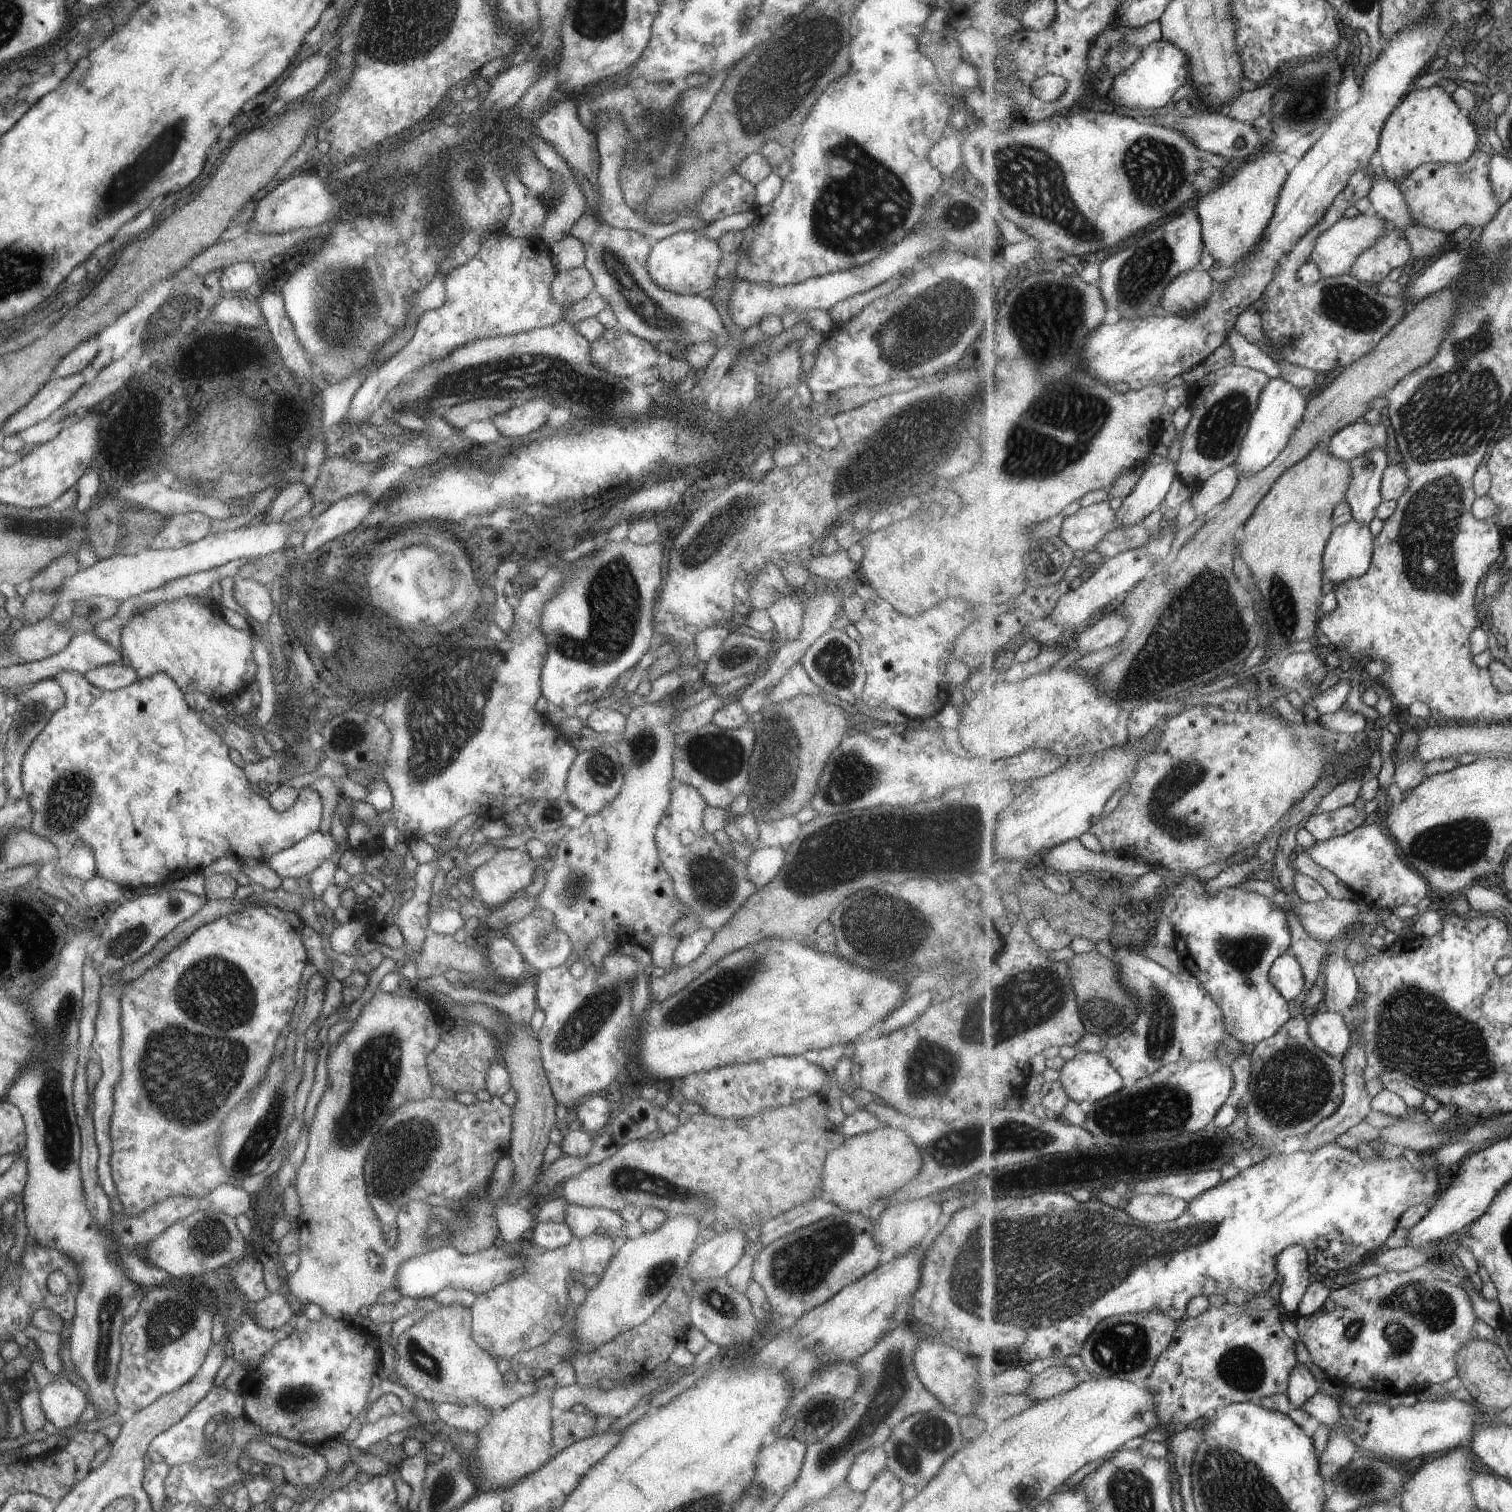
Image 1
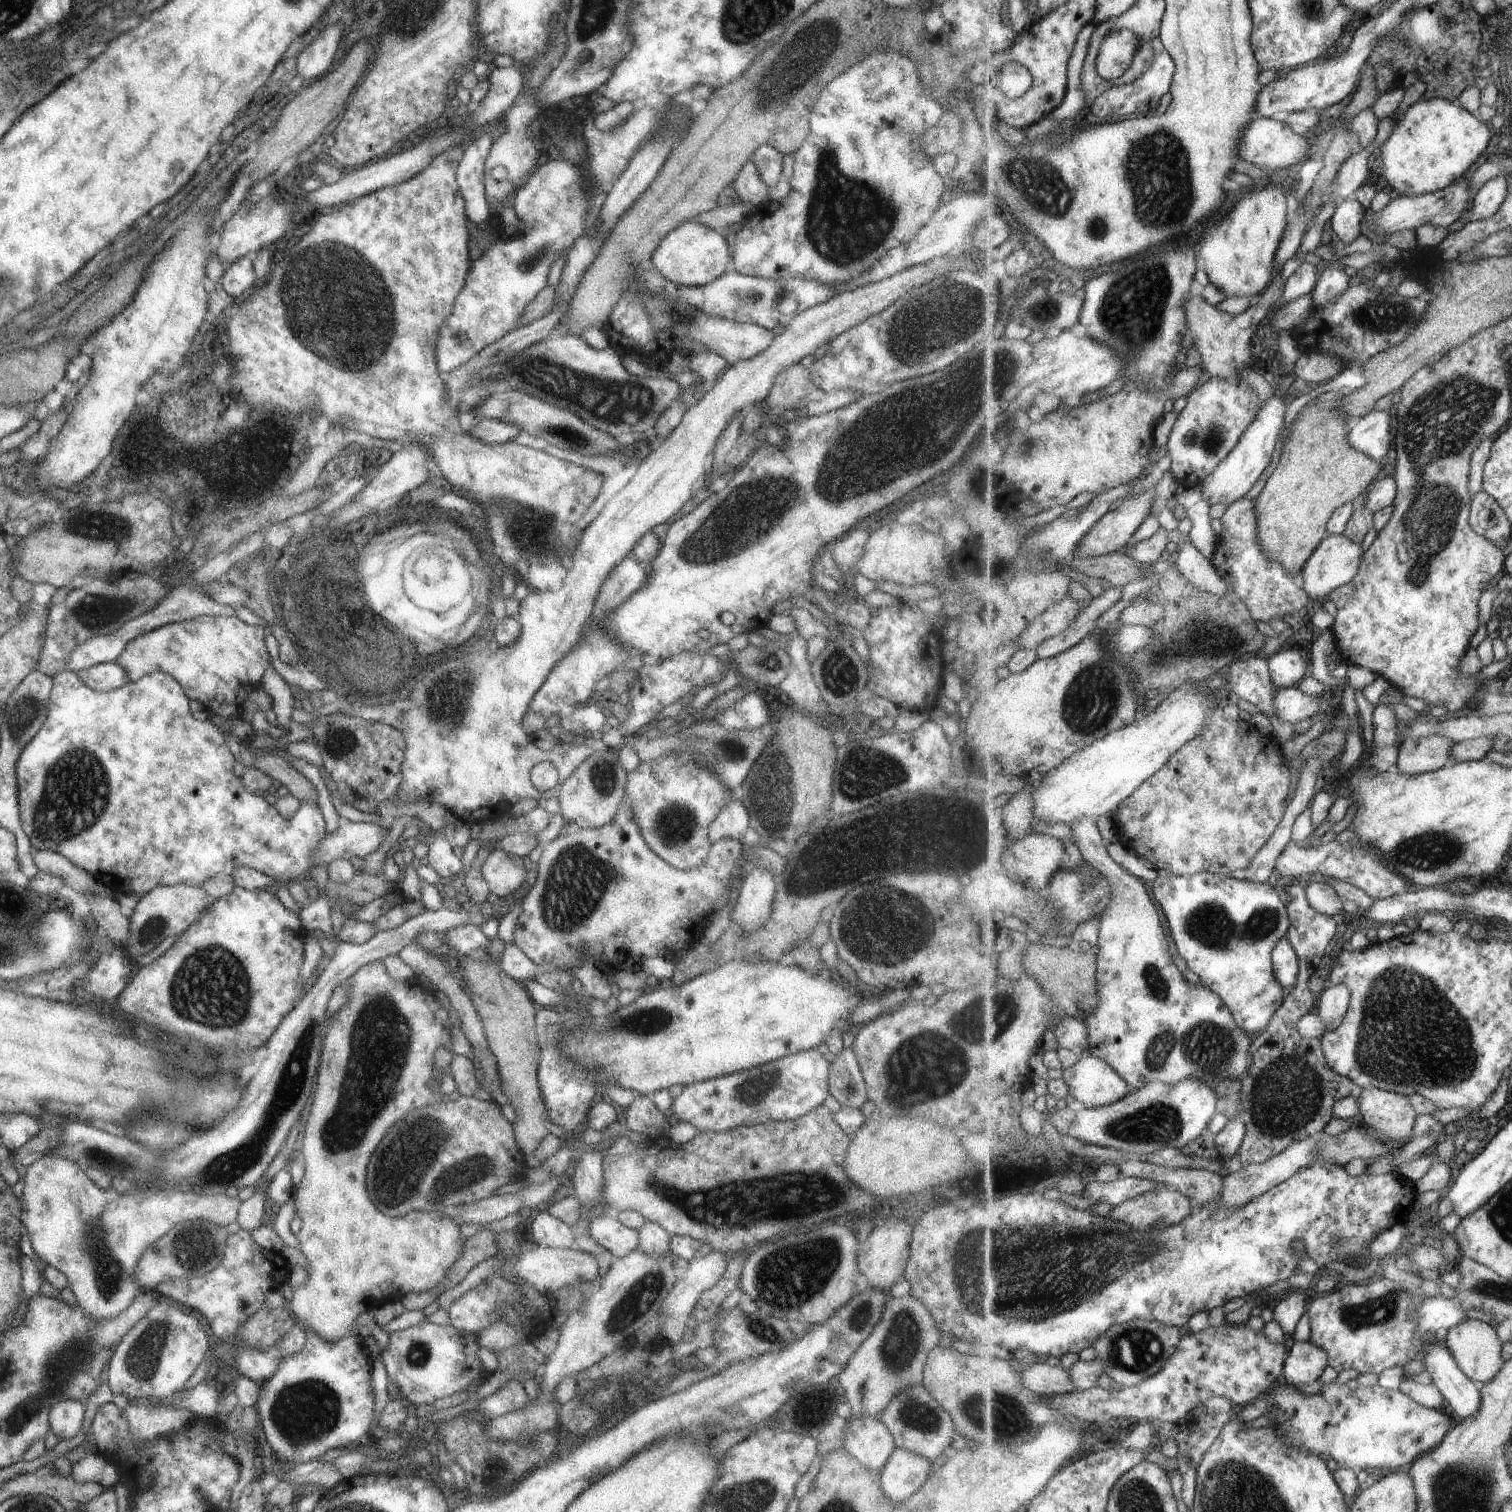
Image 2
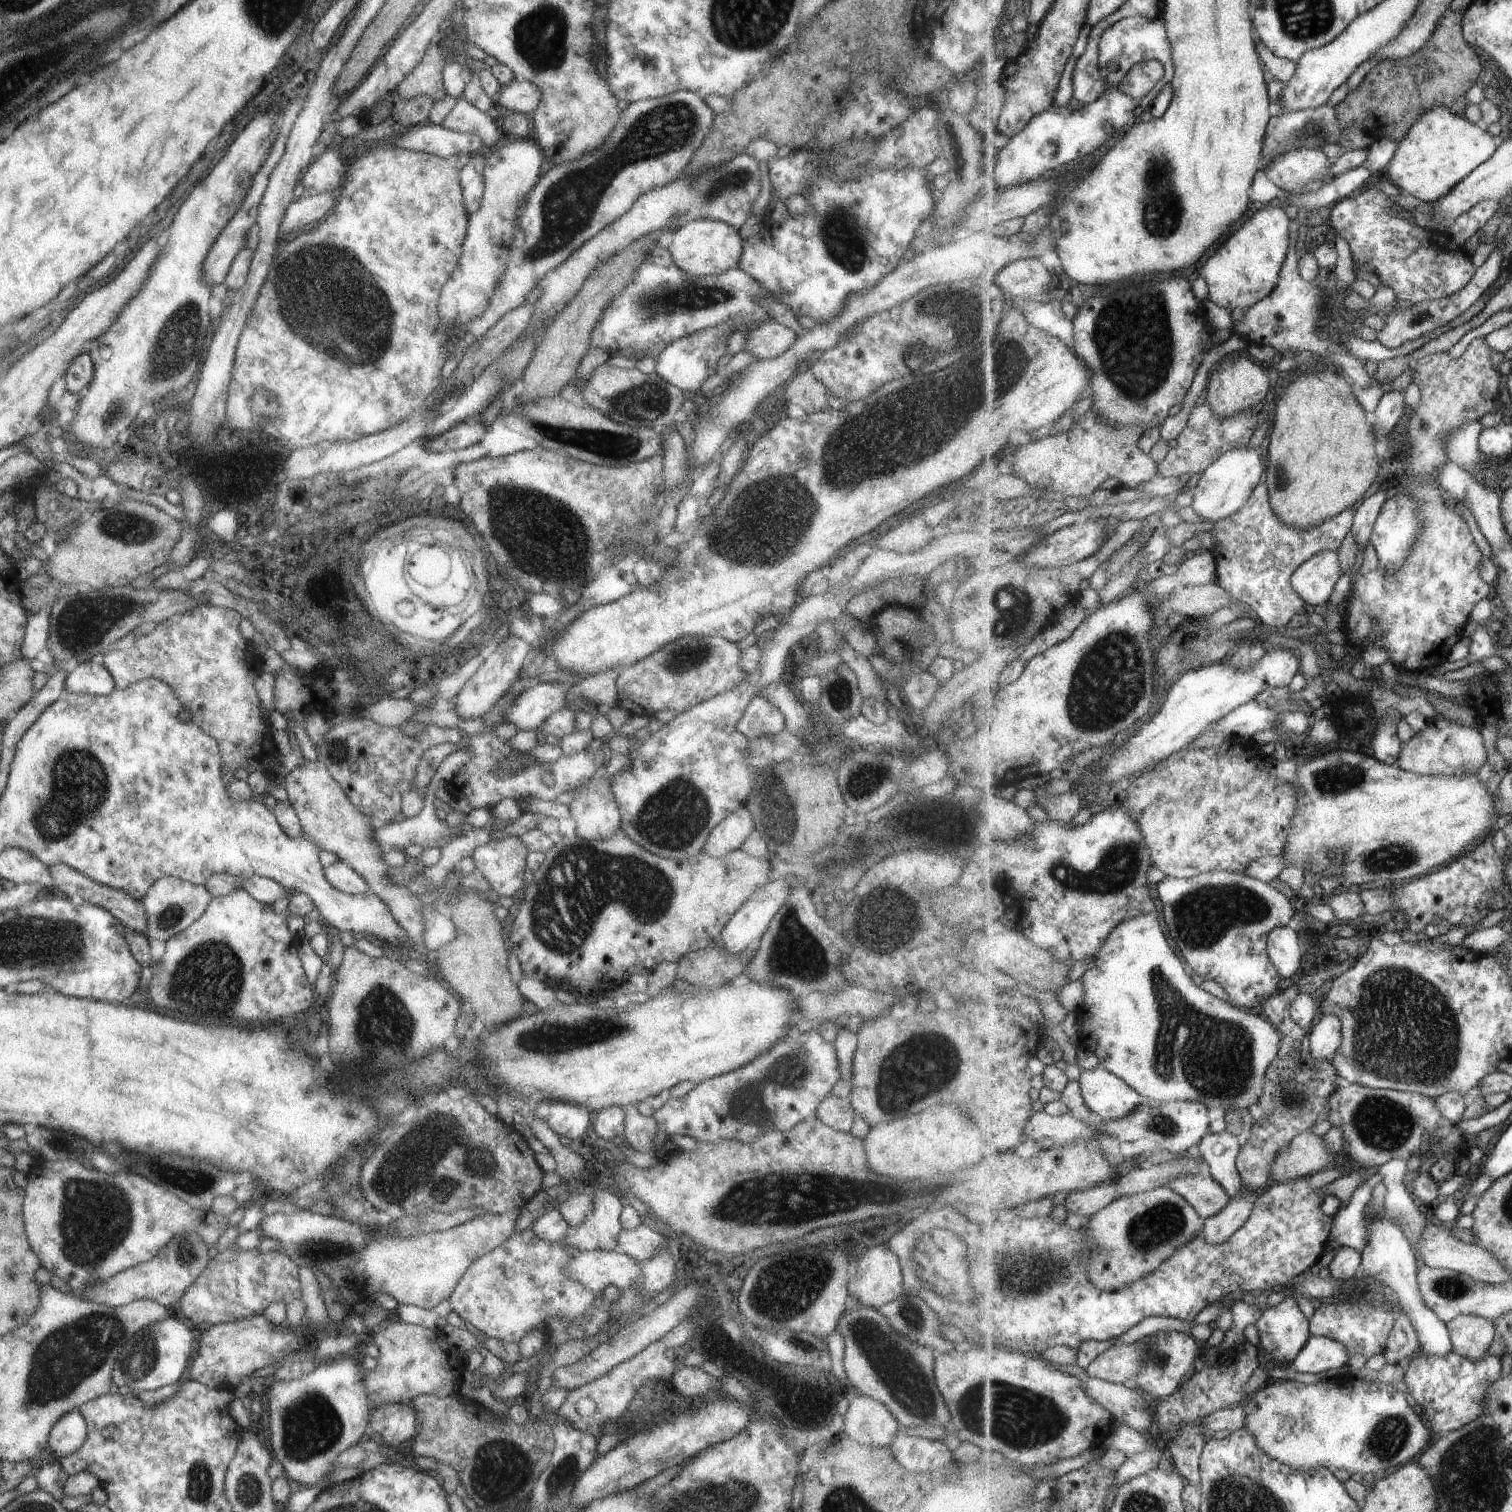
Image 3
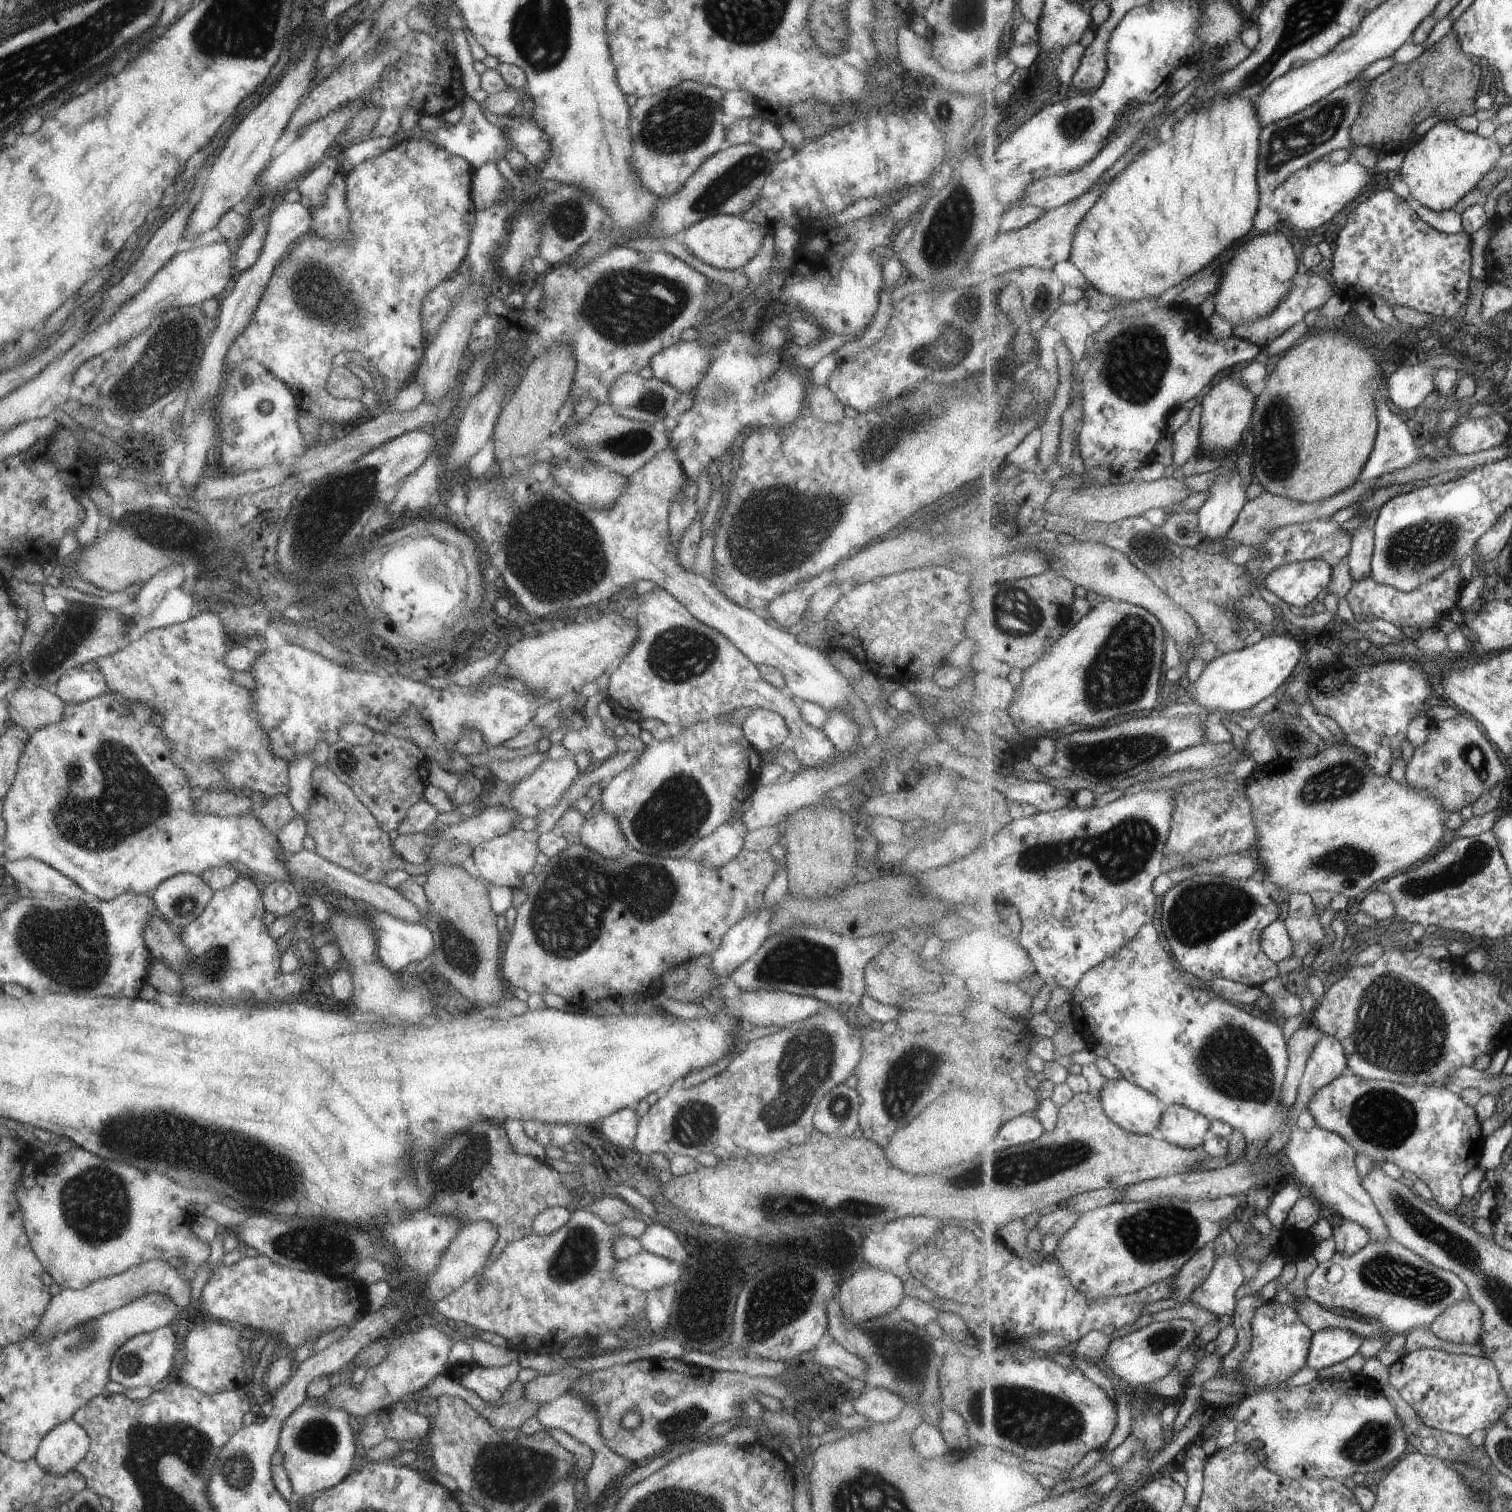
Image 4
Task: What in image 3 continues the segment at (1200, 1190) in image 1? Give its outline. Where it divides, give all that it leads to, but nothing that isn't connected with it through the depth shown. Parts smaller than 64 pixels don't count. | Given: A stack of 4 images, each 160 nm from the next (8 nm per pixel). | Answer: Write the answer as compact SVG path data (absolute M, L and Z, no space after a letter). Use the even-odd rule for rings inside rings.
M1116 1180L1092 1186L1089 1190L1074 1192L1065 1198L1065 1209L1069 1214L1089 1218L1114 1200L1121 1198L1116 1189Z

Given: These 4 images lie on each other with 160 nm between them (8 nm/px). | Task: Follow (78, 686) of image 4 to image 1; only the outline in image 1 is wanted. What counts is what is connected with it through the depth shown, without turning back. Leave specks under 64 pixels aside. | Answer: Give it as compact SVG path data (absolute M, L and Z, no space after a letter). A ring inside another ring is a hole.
M122 663L103 665L88 670L84 677L89 684L106 691L123 688L137 679L133 668Z

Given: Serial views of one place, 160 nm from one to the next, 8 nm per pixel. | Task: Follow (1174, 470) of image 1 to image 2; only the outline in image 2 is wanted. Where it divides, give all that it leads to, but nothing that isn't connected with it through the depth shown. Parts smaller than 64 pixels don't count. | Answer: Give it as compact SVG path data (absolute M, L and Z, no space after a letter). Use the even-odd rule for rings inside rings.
M1152 491L1140 493L1105 514L1081 541L1079 554L1075 556L1102 557L1124 550L1131 536L1151 516L1152 496Z

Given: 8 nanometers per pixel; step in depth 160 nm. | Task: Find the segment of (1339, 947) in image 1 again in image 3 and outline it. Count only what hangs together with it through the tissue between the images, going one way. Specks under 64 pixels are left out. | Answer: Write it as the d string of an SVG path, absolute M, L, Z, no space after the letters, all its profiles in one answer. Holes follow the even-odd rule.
M1322 1014L1321 1020L1309 1030L1310 1049L1316 1061L1331 1063L1343 1042L1341 1019L1334 1014Z

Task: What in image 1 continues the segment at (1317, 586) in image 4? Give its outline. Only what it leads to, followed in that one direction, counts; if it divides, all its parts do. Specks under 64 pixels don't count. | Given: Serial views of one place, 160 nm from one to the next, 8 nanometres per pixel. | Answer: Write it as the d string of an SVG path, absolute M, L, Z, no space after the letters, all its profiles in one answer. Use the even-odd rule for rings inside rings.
M1354 520L1345 526L1336 527L1324 550L1324 582L1332 582L1336 587L1350 579L1358 579L1367 574L1372 565L1375 541L1376 538L1373 538L1371 530Z

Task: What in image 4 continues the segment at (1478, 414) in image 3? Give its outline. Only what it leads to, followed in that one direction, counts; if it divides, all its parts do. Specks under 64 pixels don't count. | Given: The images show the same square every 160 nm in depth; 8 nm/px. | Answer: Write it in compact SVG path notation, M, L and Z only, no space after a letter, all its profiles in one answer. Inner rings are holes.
M1461 561L1446 570L1441 576L1410 593L1400 591L1391 585L1379 584L1372 576L1356 582L1346 596L1355 621L1361 622L1366 616L1374 616L1392 623L1399 629L1407 628L1407 626L1421 626L1423 622L1428 622L1429 631L1436 628L1447 631L1452 626L1442 616L1445 616L1459 602L1459 593L1463 586L1463 580L1459 576L1460 563Z

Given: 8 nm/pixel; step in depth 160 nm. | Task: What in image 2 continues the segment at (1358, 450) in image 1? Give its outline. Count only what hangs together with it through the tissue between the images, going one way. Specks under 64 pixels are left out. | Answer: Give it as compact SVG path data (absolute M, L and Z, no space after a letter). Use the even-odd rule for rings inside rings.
M1389 409L1372 410L1352 424L1348 441L1376 461L1384 462L1385 454L1393 447L1393 416Z

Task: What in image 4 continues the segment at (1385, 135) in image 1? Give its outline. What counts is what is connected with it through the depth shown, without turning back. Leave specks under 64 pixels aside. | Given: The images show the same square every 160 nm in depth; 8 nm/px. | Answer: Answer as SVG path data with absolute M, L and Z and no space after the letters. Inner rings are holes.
M1453 121L1438 122L1421 136L1415 145L1399 157L1400 170L1396 174L1405 182L1411 196L1437 212L1457 206L1477 184L1486 178L1490 170L1501 158L1502 146L1491 137L1483 138L1477 134L1461 130Z

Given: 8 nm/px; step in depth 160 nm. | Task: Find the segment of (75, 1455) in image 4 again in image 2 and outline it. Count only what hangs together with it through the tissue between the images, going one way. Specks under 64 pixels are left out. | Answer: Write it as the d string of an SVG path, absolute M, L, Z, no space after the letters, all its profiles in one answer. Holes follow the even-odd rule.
M65 1399L51 1406L48 1412L48 1423L57 1440L71 1438L79 1432L83 1424L84 1402Z

